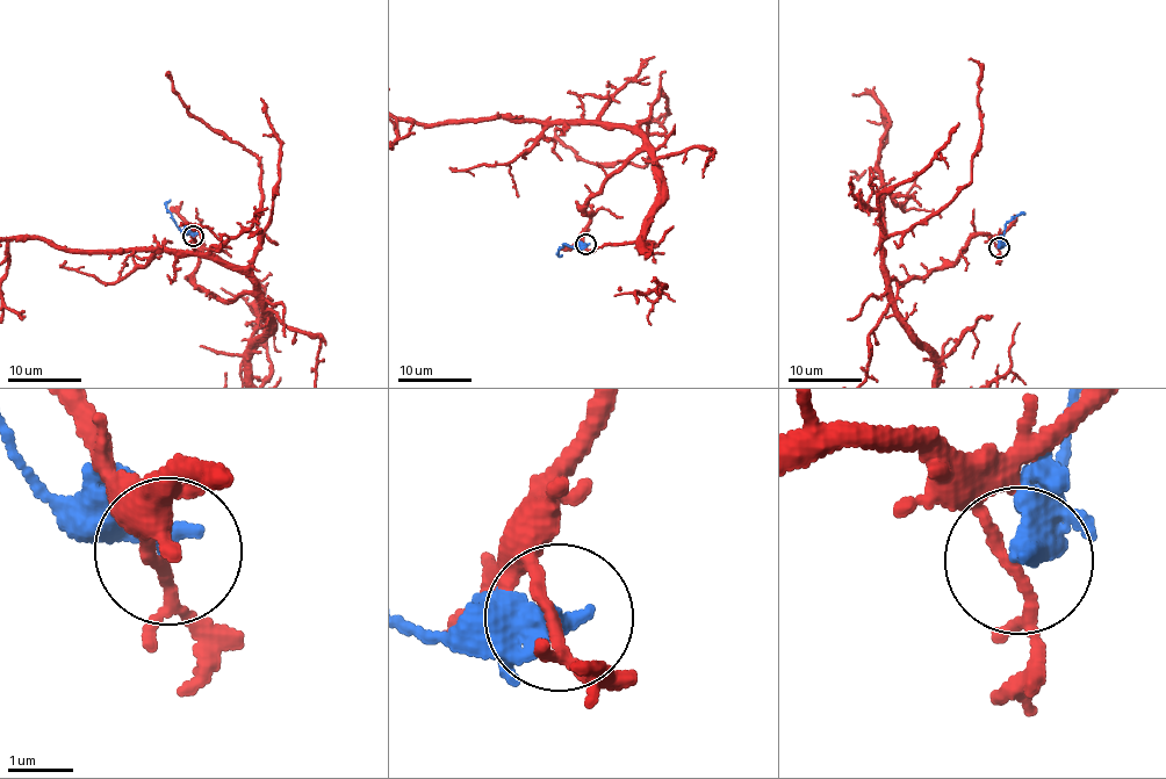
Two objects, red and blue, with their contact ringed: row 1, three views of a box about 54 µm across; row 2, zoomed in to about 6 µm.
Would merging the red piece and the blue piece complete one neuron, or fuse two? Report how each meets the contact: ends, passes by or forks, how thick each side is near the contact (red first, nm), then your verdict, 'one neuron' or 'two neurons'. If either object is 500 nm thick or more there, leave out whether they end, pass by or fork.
red forks | blue ends | 130/400 nm | two neurons

